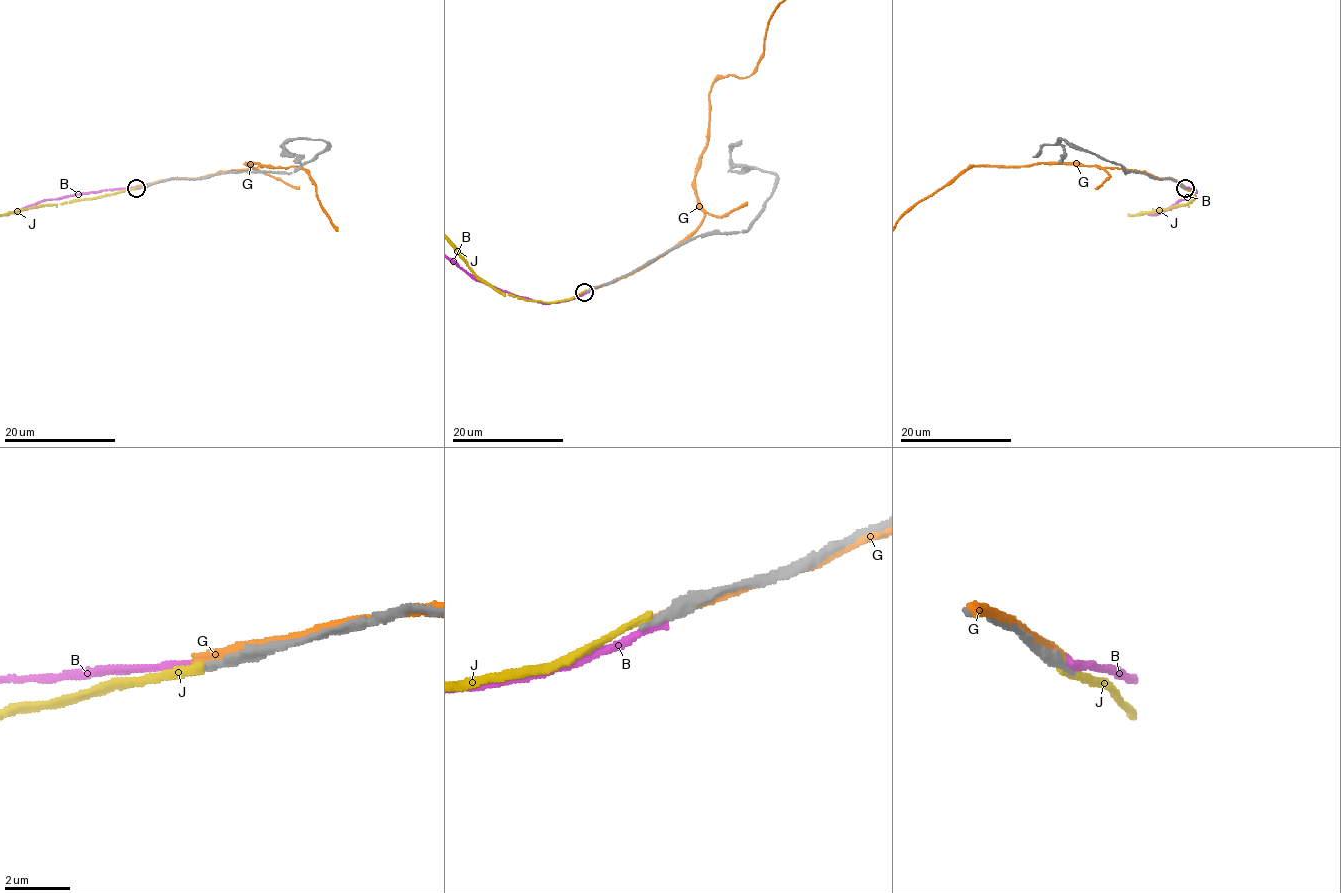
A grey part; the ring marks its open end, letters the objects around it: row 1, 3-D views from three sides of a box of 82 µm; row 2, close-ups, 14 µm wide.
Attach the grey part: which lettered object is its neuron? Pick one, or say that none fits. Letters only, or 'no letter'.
no letter

